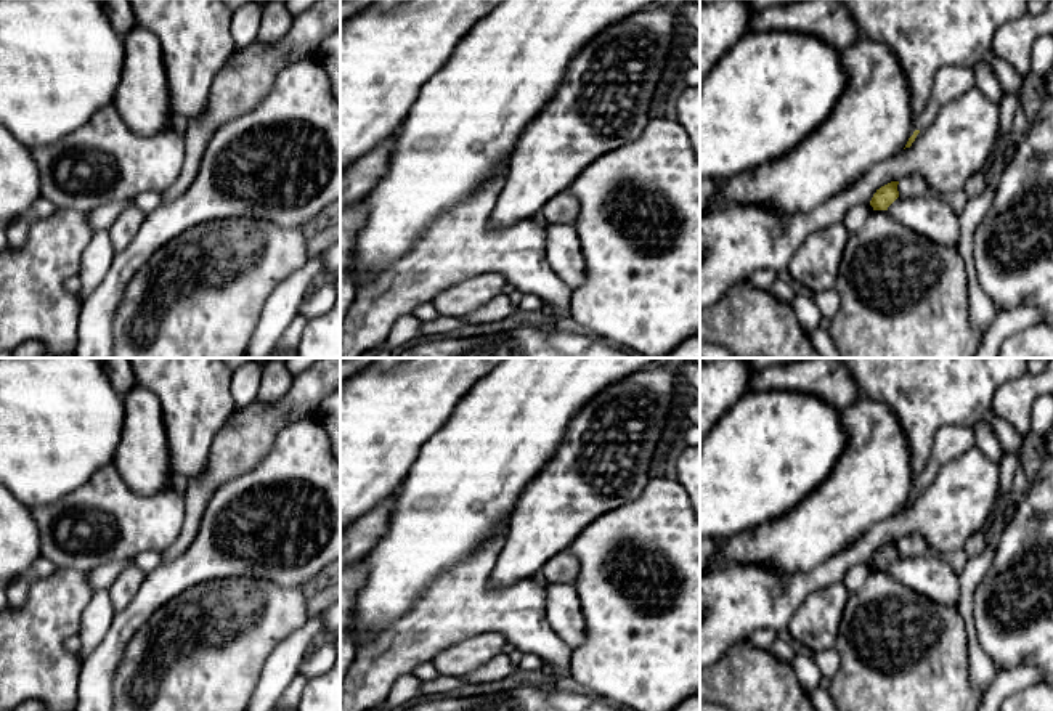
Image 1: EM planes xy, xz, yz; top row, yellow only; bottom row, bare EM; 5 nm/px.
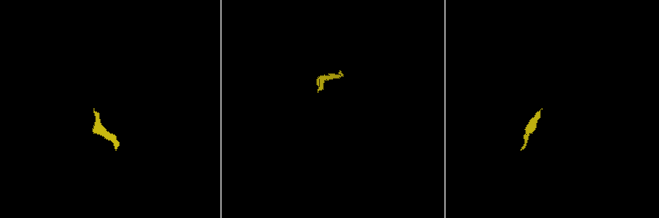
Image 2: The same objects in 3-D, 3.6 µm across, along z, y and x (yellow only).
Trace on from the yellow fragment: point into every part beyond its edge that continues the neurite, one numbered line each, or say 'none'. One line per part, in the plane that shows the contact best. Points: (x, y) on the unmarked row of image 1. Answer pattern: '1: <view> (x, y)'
1: yz (951, 442)

